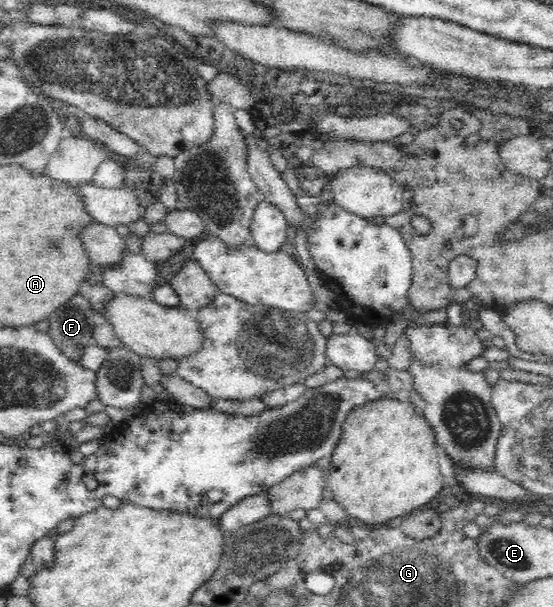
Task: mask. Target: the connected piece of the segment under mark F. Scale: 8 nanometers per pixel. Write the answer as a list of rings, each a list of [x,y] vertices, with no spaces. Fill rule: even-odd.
[[[76,294],[59,310],[49,317],[48,333],[63,354],[71,361],[82,365],[85,348],[97,345],[93,338],[95,325],[106,324],[90,301],[83,295]]]

